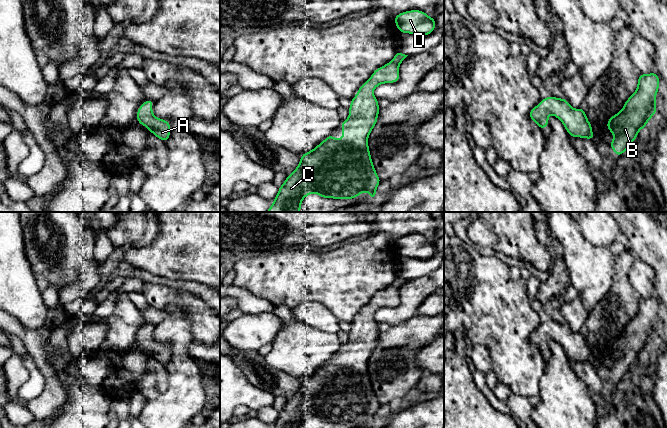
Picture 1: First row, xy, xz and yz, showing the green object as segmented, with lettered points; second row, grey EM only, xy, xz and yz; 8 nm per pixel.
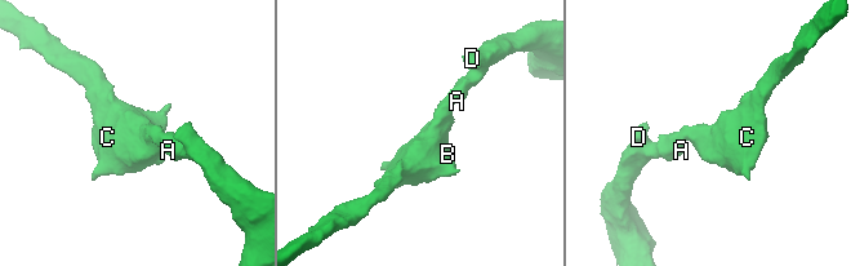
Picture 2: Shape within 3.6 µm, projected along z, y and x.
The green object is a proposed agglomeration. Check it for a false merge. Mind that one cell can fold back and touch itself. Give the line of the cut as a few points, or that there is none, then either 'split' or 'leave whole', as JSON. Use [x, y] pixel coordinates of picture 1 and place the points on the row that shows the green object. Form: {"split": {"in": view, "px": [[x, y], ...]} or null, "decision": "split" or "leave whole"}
{"split": null, "decision": "leave whole"}

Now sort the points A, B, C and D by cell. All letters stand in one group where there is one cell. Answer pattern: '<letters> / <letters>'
A B C D

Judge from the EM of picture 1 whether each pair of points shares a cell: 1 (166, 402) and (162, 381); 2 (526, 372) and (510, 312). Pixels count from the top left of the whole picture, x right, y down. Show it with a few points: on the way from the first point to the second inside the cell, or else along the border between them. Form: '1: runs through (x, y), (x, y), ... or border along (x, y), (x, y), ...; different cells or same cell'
1: border along (146, 375), (154, 376), (157, 390), (167, 388); different cells
2: runs through (522, 357), (522, 327); same cell

